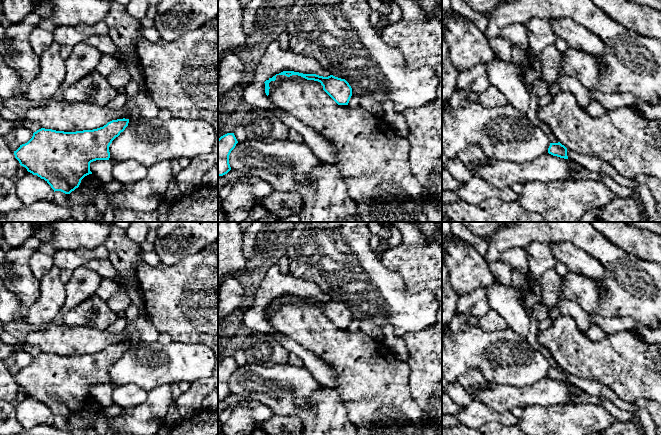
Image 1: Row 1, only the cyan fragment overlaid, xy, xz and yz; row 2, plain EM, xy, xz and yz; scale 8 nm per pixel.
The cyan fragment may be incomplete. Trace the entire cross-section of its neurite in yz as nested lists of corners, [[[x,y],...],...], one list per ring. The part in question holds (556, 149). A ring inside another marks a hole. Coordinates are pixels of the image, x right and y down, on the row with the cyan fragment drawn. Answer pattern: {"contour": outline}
{"contour": [[[560,142],[550,143],[550,146],[548,148],[548,153],[553,156],[568,159],[567,148],[564,145],[562,145]]]}

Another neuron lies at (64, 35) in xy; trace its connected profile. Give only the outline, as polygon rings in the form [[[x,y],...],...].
[[[105,22],[92,26],[77,24],[74,26],[58,26],[54,31],[54,42],[61,46],[75,46],[91,35],[108,35],[109,29]]]

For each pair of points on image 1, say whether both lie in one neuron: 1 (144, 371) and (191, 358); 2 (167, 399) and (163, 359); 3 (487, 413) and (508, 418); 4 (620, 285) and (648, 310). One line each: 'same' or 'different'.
1: same
2: different
3: same
4: same

